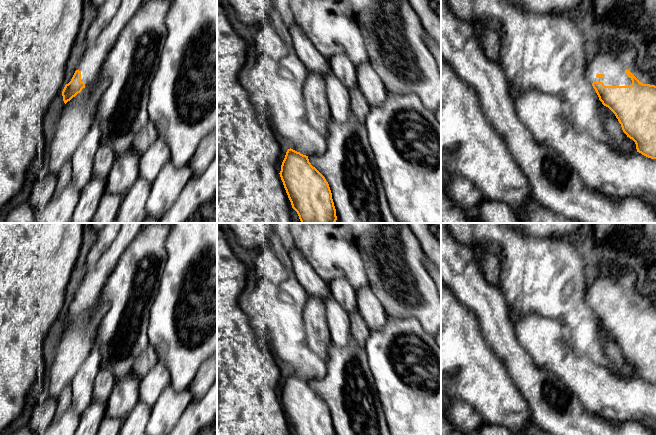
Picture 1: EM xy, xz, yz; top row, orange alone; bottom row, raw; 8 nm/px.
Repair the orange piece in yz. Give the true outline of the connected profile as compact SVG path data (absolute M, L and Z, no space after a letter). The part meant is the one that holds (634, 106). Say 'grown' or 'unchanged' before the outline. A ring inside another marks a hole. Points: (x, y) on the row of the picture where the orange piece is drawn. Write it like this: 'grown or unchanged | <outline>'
grown | M607 50L598 53L585 66L585 76L602 104L615 114L623 132L635 142L637 152L656 159L656 86L641 83L616 55Z

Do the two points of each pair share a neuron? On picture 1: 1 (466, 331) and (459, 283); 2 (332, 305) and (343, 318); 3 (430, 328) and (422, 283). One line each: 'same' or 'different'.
1: different
2: same
3: same

